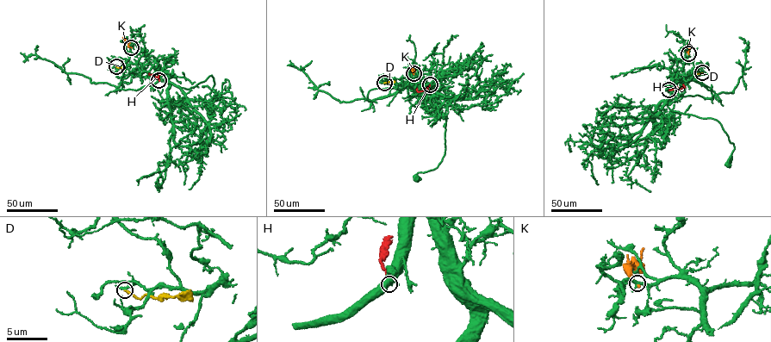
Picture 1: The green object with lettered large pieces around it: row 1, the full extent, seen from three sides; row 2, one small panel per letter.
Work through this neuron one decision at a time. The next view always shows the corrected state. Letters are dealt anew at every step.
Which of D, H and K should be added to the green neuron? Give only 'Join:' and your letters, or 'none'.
Join: none

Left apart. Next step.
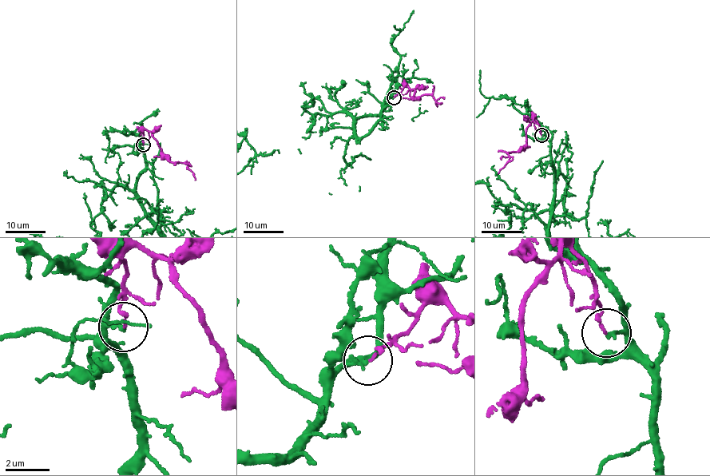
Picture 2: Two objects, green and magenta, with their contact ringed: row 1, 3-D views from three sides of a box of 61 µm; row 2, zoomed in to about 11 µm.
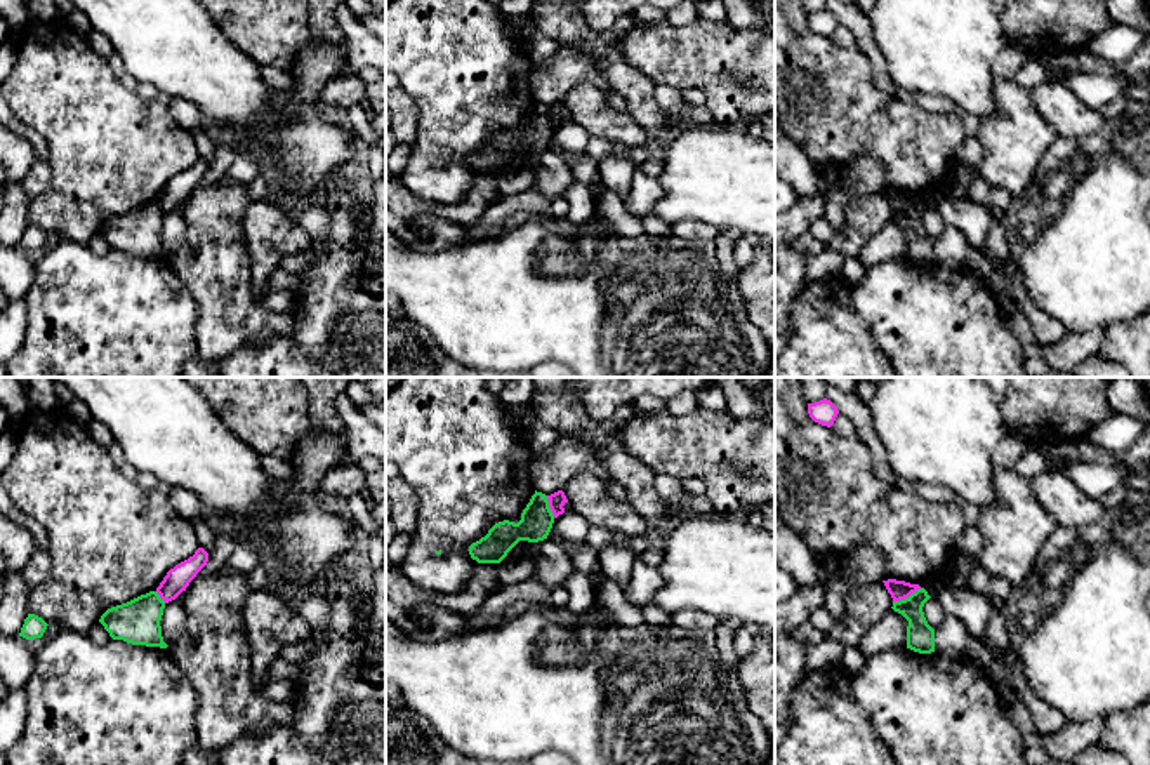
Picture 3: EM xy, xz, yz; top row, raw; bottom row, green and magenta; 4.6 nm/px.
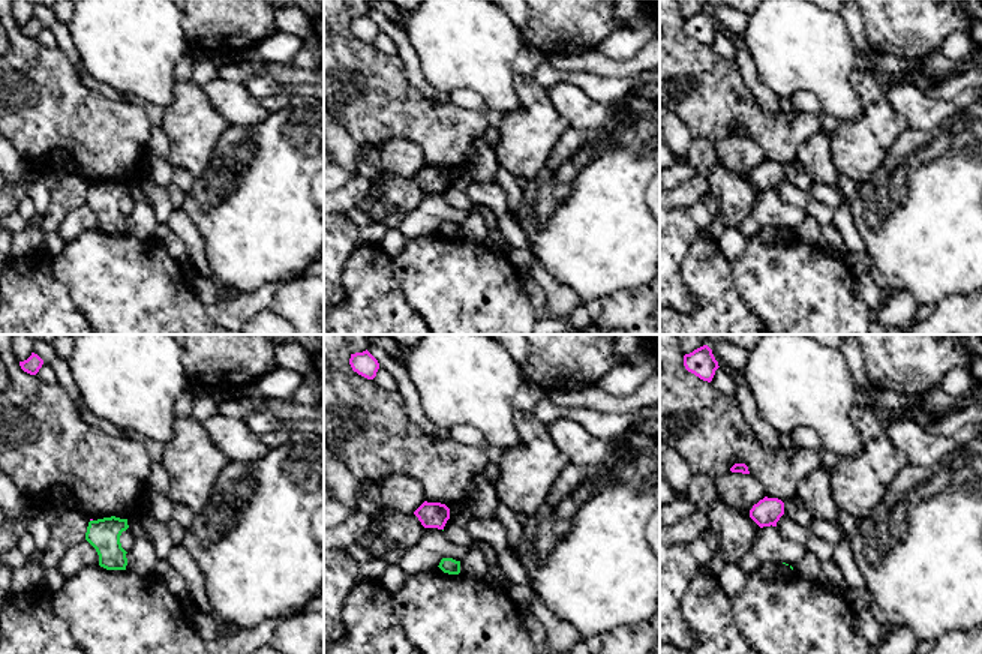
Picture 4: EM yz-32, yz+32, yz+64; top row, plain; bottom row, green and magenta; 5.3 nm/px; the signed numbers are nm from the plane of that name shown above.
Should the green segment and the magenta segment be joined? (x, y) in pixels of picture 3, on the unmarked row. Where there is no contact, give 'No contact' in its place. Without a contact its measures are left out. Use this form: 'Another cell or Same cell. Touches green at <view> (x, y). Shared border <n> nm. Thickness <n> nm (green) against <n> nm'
Another cell. Touches green at yz (909, 207). Shared border 150 nm. Thickness 130 nm (green) against 90 nm

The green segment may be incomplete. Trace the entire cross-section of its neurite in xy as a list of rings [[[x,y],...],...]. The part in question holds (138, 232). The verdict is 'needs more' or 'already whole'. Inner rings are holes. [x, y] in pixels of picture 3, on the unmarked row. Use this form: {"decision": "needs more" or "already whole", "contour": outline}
{"decision": "already whole", "contour": [[[149,202],[127,214],[108,219],[99,233],[113,250],[167,259],[169,256],[163,252],[160,236],[163,219],[165,212],[160,205]]]}

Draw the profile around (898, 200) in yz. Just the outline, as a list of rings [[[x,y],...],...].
[[[888,190],[888,191],[882,191],[882,193],[884,193],[888,203],[891,205],[893,212],[905,210],[912,203],[915,203],[917,200],[921,200],[919,195],[910,195],[910,193],[896,191],[896,190]]]

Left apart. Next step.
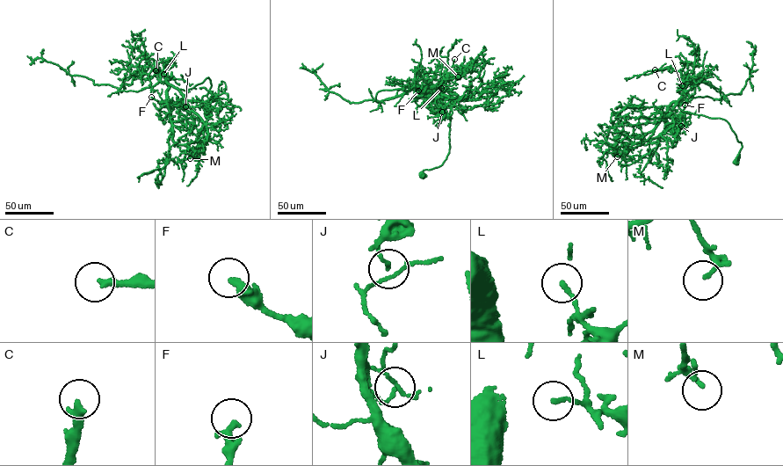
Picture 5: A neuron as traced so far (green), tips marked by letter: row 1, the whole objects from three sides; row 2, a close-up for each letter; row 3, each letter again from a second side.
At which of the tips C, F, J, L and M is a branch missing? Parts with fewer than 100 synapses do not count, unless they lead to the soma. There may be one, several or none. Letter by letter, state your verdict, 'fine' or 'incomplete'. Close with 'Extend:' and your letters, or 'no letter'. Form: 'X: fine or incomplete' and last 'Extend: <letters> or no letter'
C: incomplete
F: fine
J: fine
L: fine
M: fine
Extend: C

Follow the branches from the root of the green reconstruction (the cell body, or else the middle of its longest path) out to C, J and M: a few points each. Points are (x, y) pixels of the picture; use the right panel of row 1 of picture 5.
C: (736, 161), (742, 145), (728, 124), (681, 110), (677, 104), (686, 84), (682, 74), (655, 69)
J: (736, 161), (742, 145), (725, 120), (683, 111), (677, 105), (672, 112), (679, 119), (681, 126)
M: (736, 161), (742, 145), (728, 124), (682, 111), (681, 98), (668, 107), (665, 130), (623, 143), (617, 156)

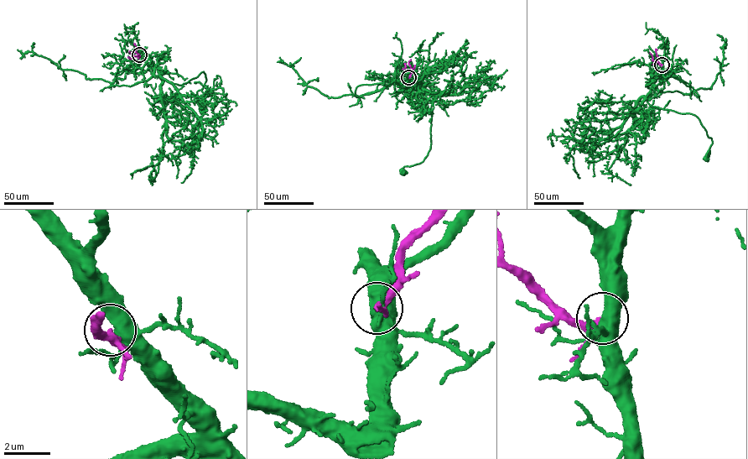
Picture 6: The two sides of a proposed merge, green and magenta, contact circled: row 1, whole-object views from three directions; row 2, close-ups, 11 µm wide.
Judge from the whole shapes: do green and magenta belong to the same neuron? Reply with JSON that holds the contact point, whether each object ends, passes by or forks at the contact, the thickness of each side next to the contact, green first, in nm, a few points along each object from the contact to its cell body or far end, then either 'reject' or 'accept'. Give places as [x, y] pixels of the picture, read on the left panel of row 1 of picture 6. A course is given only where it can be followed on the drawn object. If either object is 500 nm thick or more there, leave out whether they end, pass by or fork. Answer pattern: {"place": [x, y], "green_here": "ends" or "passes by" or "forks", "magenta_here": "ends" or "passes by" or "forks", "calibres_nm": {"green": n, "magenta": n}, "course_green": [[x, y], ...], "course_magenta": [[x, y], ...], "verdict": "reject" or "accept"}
{"place": [139, 54], "calibres_nm": {"green": 550, "magenta": 200}, "course_green": [[139, 54], [155, 65], [163, 78], [174, 84], [182, 85], [204, 71], [205, 81], [197, 93], [203, 110]], "course_magenta": [[139, 54], [135, 55], [129, 51]], "verdict": "reject"}

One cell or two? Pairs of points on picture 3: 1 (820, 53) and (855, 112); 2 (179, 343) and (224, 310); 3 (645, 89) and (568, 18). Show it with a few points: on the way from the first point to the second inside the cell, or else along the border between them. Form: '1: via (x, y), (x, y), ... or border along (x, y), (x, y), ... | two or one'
1: via (820, 66), (826, 82), (841, 98) | one
2: border along (188, 291), (198, 312), (198, 350) | two
3: via (626, 77), (586, 37) | one

